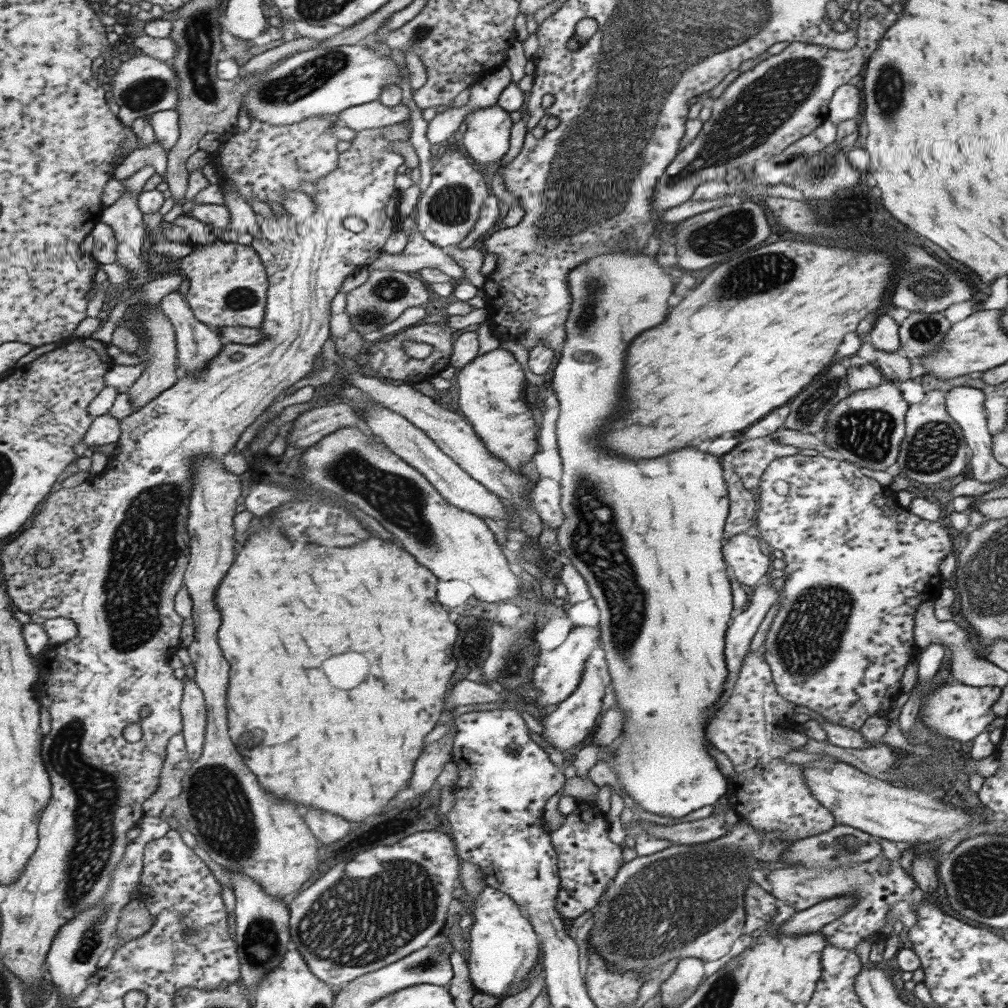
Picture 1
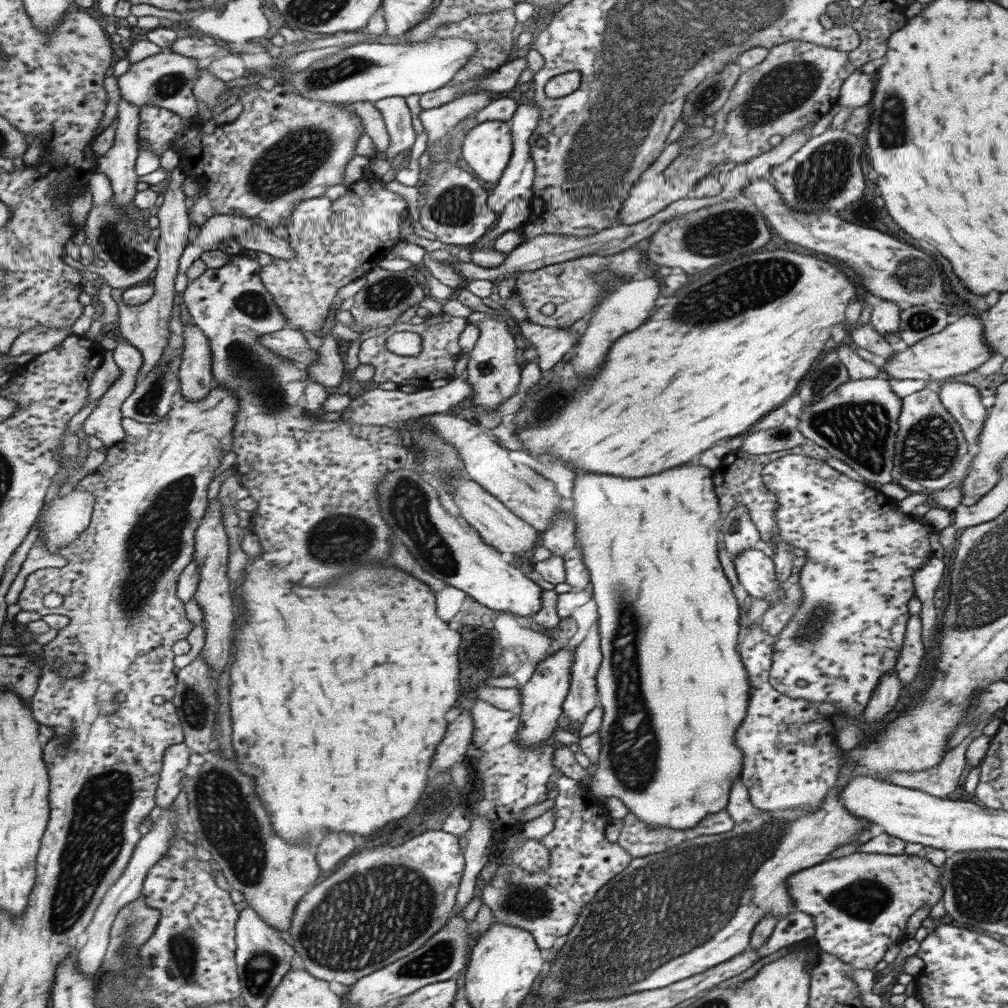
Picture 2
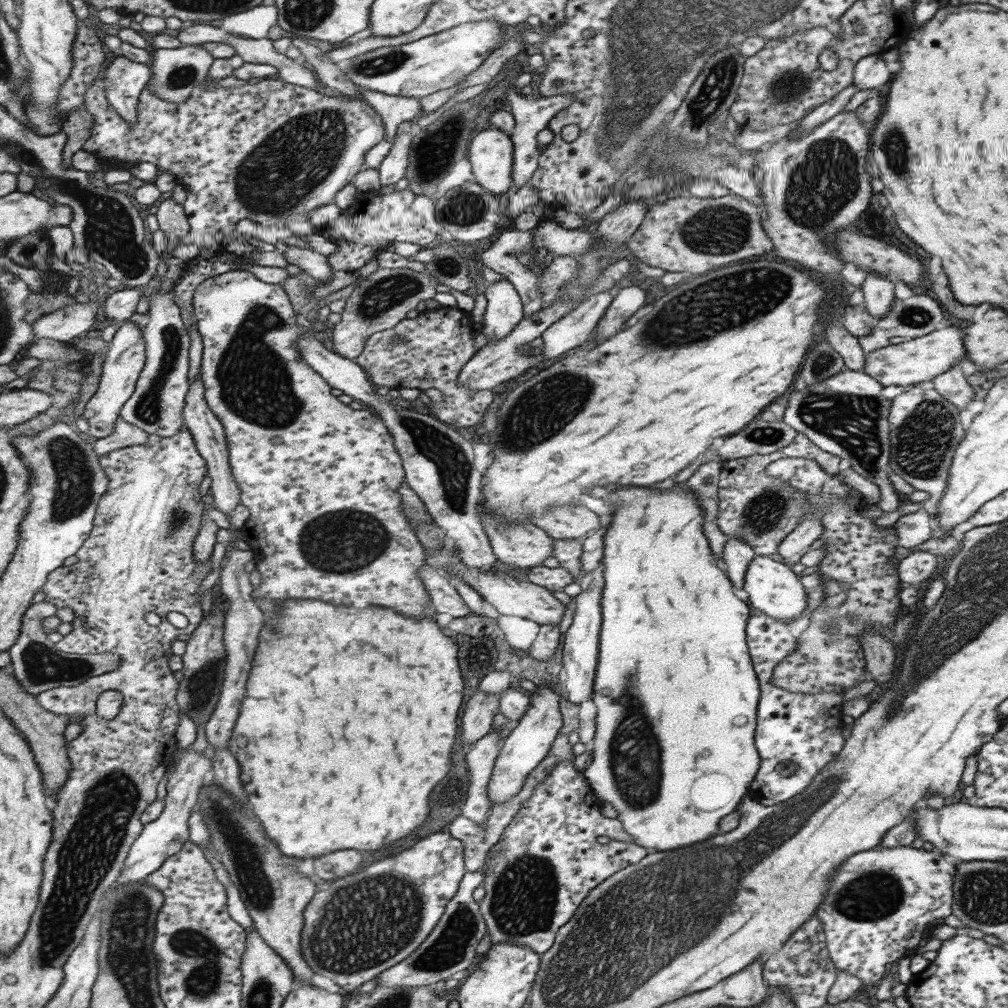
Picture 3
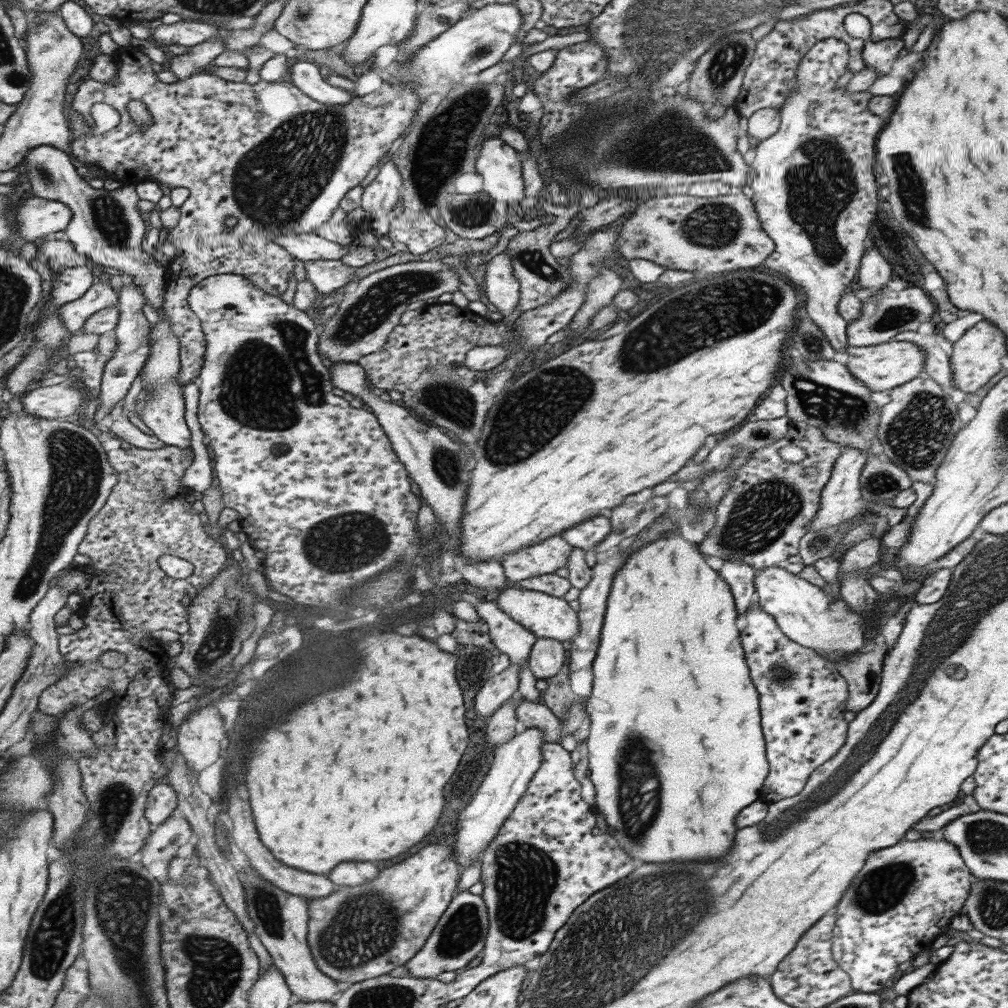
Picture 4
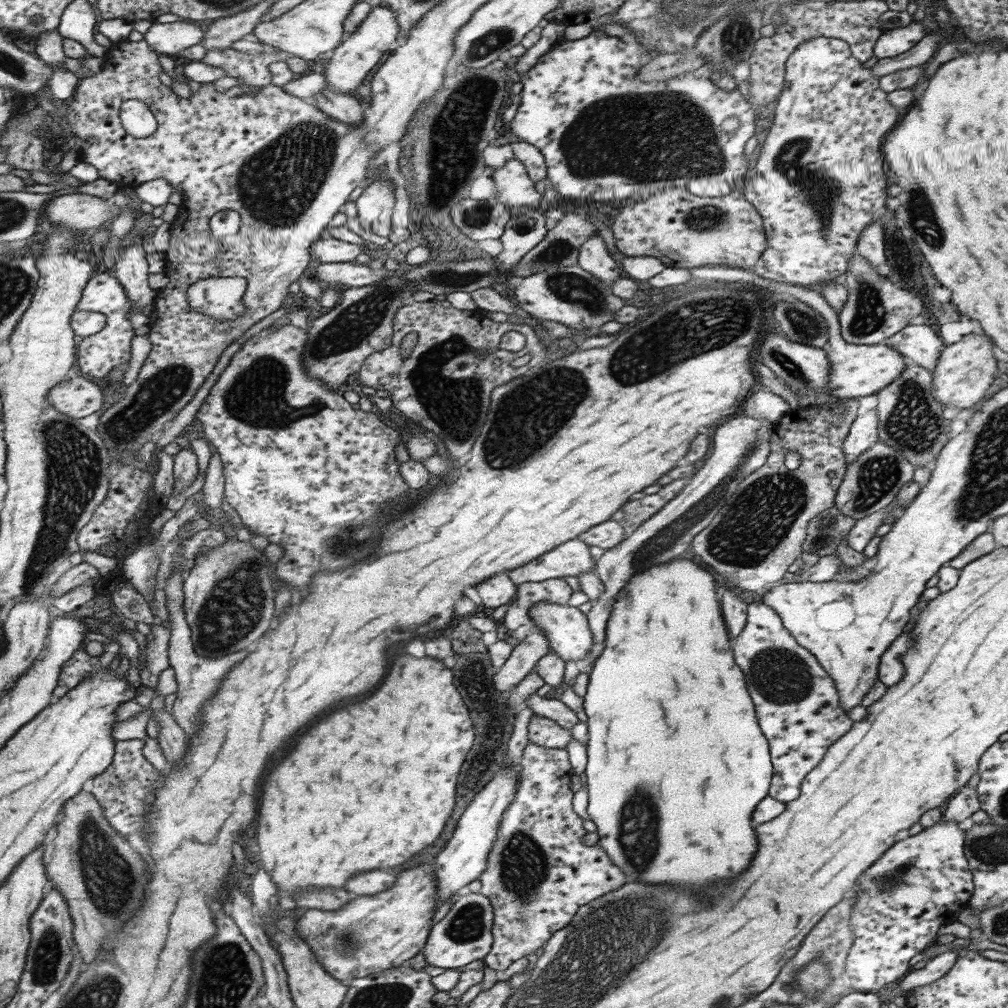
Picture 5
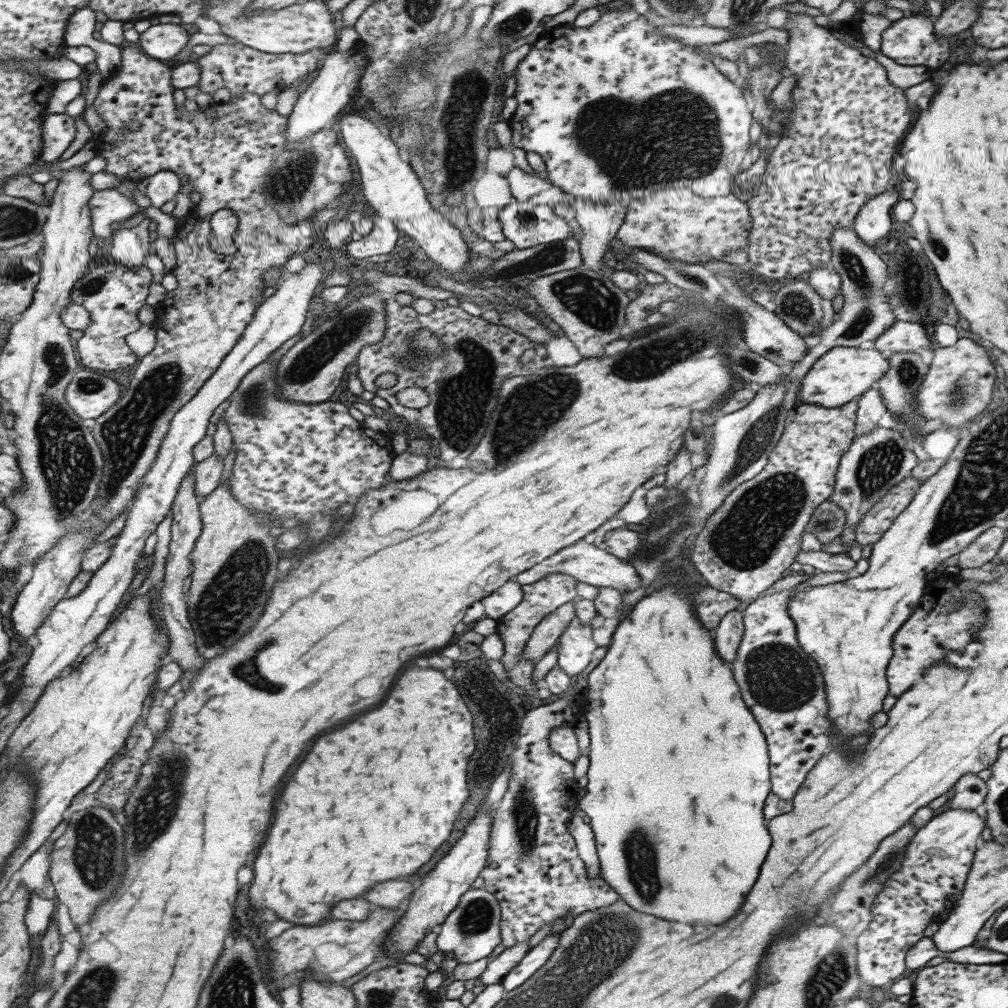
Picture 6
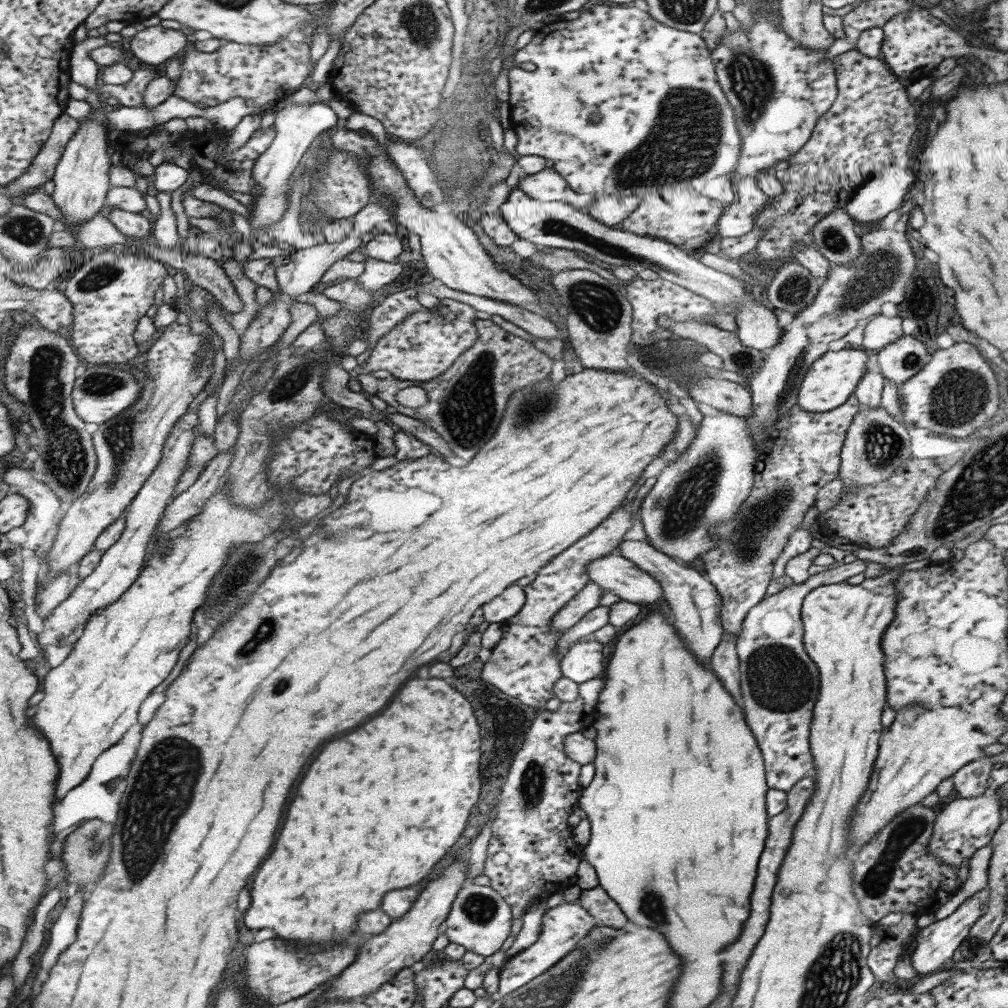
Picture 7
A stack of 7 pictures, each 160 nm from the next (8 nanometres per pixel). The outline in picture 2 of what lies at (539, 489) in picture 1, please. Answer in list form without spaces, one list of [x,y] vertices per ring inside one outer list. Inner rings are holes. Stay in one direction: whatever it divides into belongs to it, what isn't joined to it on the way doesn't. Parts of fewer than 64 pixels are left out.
[[[559,517],[545,532],[539,534],[539,544],[547,548],[549,552],[561,557],[563,552],[576,546],[573,532],[575,532],[574,521],[569,517]]]

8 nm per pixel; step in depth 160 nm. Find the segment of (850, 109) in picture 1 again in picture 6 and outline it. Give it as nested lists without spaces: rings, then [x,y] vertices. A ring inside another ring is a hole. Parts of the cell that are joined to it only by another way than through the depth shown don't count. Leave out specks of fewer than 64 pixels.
[[[911,14],[893,21],[881,33],[879,52],[900,65],[926,66],[934,69],[941,67],[950,54],[950,44],[947,44],[947,37],[934,35],[932,21],[932,18],[927,18],[923,14]]]

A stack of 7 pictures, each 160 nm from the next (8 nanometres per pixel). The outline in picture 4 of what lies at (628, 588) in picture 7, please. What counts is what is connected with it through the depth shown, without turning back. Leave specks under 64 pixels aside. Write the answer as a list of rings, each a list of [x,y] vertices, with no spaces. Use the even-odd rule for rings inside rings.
[[[557,535],[505,553],[499,561],[505,578],[517,584],[520,580],[554,573],[555,569],[564,567],[572,548]]]

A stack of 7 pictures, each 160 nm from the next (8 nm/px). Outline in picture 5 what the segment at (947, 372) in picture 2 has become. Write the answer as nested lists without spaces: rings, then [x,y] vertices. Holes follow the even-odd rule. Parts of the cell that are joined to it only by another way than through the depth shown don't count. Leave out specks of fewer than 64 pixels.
[[[702,266],[695,267],[689,270],[690,276],[700,279],[721,280],[730,282],[744,282],[752,283],[755,286],[759,286],[765,291],[781,294],[787,293],[792,297],[810,305],[811,308],[823,318],[828,328],[828,339],[825,344],[826,357],[830,366],[829,376],[827,381],[827,392],[829,396],[833,396],[835,399],[843,401],[845,399],[854,399],[856,397],[869,396],[873,393],[881,391],[887,385],[893,383],[907,363],[905,357],[900,355],[899,351],[896,351],[893,347],[887,346],[882,343],[866,345],[866,344],[851,344],[845,342],[840,337],[837,313],[827,304],[827,301],[822,298],[815,288],[807,288],[798,285],[787,285],[777,283],[775,281],[761,278],[755,275],[751,270],[749,273],[747,269],[729,268],[726,266]]]

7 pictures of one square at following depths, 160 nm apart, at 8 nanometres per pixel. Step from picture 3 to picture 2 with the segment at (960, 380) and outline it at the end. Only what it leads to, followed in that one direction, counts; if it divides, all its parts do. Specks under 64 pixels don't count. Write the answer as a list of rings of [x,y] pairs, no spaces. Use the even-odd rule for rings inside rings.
[[[949,382],[935,389],[940,403],[956,420],[966,442],[977,444],[986,417],[986,408],[981,404],[978,391],[961,382]]]

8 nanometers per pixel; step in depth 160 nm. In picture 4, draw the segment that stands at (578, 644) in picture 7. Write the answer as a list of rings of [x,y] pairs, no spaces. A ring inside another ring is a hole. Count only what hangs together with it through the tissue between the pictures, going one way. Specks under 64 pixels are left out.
[[[514,586],[501,589],[492,599],[501,611],[522,625],[523,628],[530,630],[536,638],[553,639],[562,643],[565,640],[570,642],[573,637],[578,635],[579,623],[576,612],[567,605],[567,601],[562,597]]]

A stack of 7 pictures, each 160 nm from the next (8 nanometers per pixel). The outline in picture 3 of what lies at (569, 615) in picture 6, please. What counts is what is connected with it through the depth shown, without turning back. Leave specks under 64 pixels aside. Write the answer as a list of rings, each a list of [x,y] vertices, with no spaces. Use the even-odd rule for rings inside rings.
[[[498,694],[470,696],[461,712],[459,742],[462,746],[473,745],[491,729],[492,716],[498,711]]]

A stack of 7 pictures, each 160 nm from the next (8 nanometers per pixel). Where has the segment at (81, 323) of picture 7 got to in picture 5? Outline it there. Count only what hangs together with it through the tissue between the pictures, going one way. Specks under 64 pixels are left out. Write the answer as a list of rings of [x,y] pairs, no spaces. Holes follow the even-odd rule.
[[[108,271],[95,274],[85,284],[80,299],[75,305],[76,310],[99,312],[105,316],[105,327],[94,335],[82,337],[76,348],[74,372],[89,374],[91,378],[105,377],[111,368],[127,363],[130,359],[130,342],[134,337],[129,323],[130,302],[125,296],[125,290],[117,283],[115,276],[109,276]]]

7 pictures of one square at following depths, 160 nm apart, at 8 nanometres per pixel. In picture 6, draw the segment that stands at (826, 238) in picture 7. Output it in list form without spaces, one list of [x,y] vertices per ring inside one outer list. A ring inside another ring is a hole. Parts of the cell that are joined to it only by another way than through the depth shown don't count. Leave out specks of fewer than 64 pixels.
[[[838,228],[830,236],[831,259],[829,268],[833,268],[840,278],[840,290],[843,296],[841,310],[835,315],[833,323],[821,331],[821,346],[829,350],[834,346],[857,347],[861,342],[874,340],[896,322],[893,306],[887,301],[883,284],[887,280],[885,262],[878,258],[864,242],[857,238],[852,228]]]

